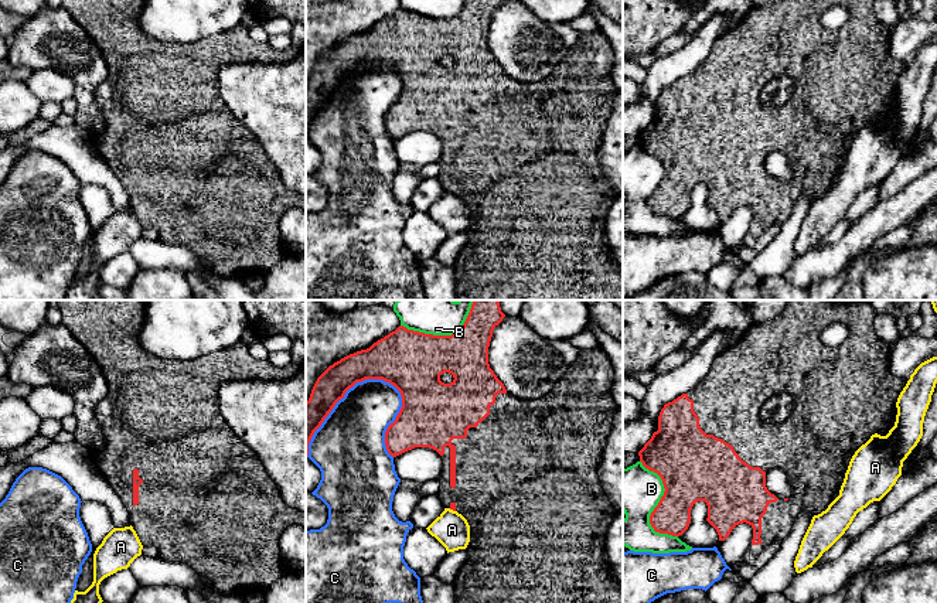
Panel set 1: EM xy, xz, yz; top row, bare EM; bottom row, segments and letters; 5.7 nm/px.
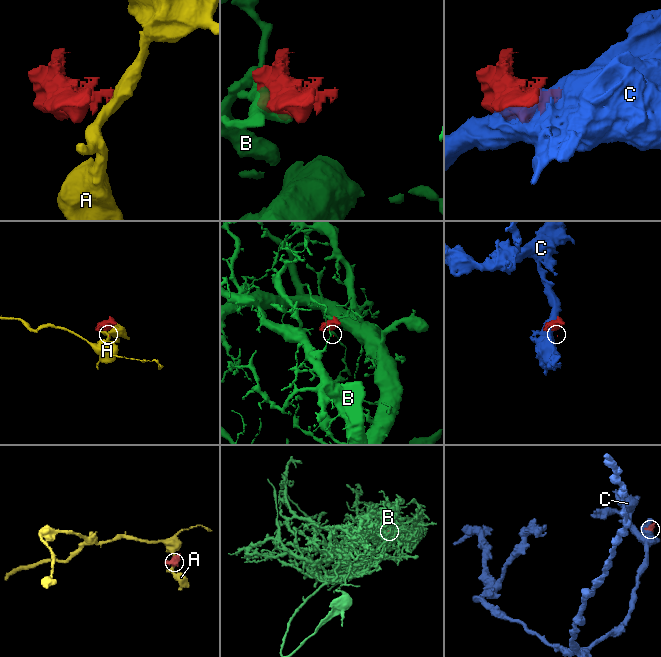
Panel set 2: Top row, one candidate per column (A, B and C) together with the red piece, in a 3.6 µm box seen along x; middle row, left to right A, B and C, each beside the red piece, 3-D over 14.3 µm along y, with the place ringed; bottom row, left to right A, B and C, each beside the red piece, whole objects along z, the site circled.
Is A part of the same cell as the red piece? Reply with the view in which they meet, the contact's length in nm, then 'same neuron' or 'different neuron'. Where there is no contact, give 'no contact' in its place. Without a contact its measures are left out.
xz | 40 nm | different neuron

